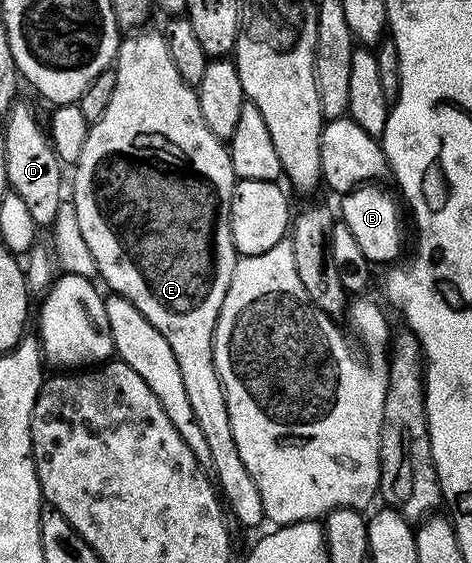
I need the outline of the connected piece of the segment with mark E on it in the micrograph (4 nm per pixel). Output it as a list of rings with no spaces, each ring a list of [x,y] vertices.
[[[139,29],[128,34],[131,36],[128,39],[126,36],[120,42],[119,52],[115,54],[113,70],[117,77],[117,85],[113,85],[113,97],[109,101],[105,113],[101,113],[99,120],[88,126],[85,146],[81,149],[81,157],[73,165],[73,171],[75,171],[75,200],[73,200],[75,220],[77,221],[77,229],[81,229],[81,237],[85,237],[85,245],[89,245],[89,253],[93,253],[93,261],[97,261],[98,278],[104,279],[111,286],[110,290],[114,294],[125,297],[133,305],[137,305],[137,309],[141,309],[141,317],[145,317],[145,321],[149,321],[149,325],[153,325],[153,329],[157,329],[157,333],[161,333],[161,337],[165,337],[165,341],[169,341],[170,347],[173,348],[173,357],[177,357],[177,365],[181,365],[181,377],[187,396],[189,396],[193,414],[197,416],[197,425],[201,425],[205,441],[209,444],[210,470],[213,472],[213,479],[217,484],[222,502],[234,522],[236,519],[243,527],[255,527],[265,519],[261,493],[258,492],[253,477],[249,477],[249,469],[245,469],[245,461],[241,461],[241,453],[237,453],[237,441],[233,441],[233,425],[229,425],[229,409],[225,401],[221,377],[215,368],[215,326],[219,320],[221,305],[225,301],[225,293],[229,293],[229,285],[237,258],[231,232],[231,198],[237,176],[233,169],[228,144],[217,138],[213,129],[209,129],[209,125],[205,125],[205,117],[201,117],[196,88],[185,82],[181,73],[177,73],[177,69],[173,66],[173,57],[169,57],[169,45],[165,45],[162,34],[158,30],[147,30]]]

